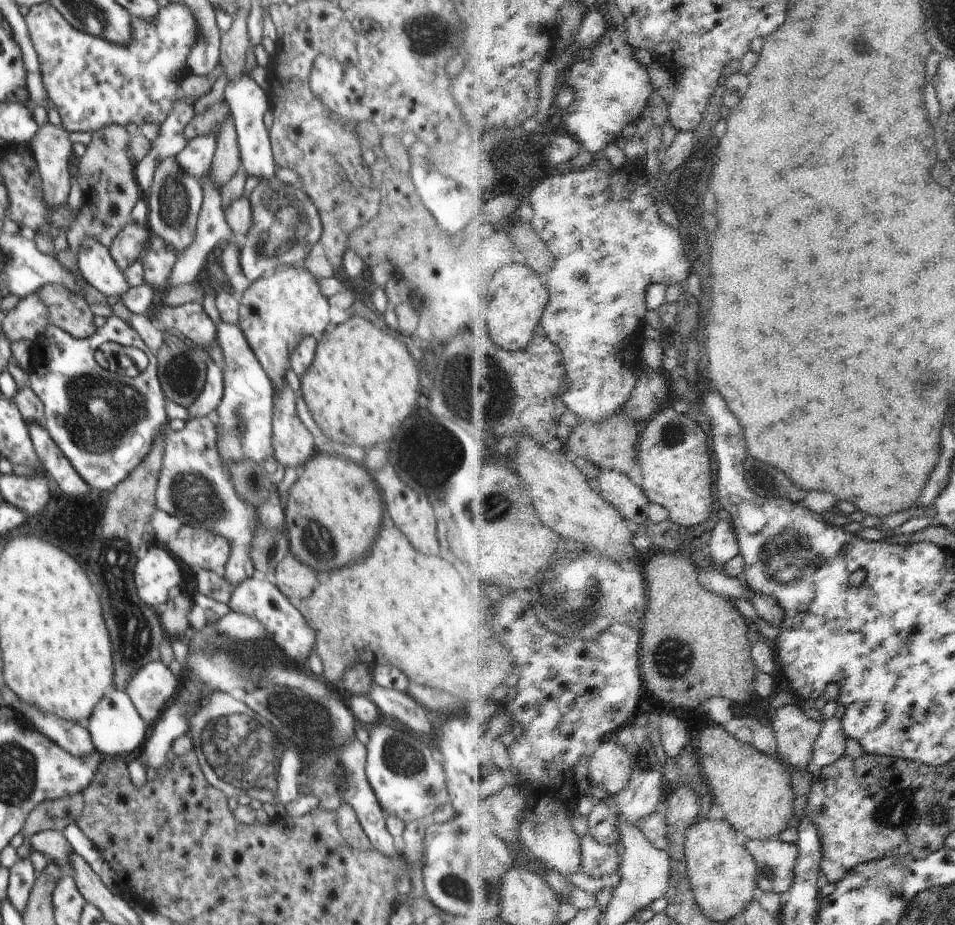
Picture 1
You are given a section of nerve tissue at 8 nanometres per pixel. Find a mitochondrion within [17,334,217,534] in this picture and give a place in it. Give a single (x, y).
(103, 411)

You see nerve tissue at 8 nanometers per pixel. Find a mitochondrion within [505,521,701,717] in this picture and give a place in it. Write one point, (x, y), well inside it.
(672, 658)

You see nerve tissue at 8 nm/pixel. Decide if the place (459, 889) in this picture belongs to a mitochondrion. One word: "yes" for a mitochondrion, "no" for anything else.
yes

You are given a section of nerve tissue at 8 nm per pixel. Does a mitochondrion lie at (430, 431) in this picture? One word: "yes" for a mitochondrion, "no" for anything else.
yes

